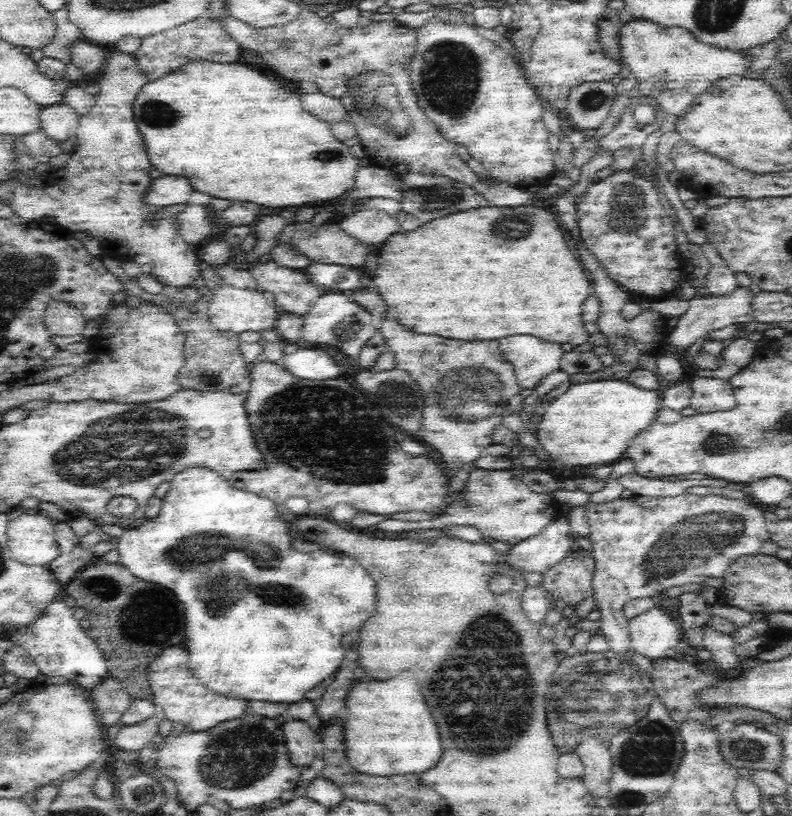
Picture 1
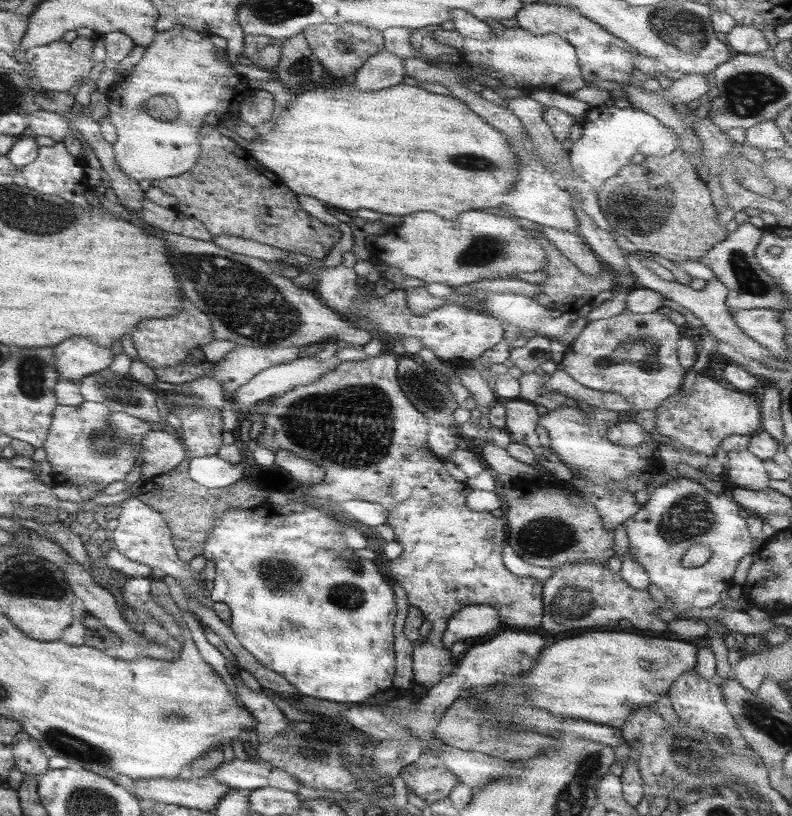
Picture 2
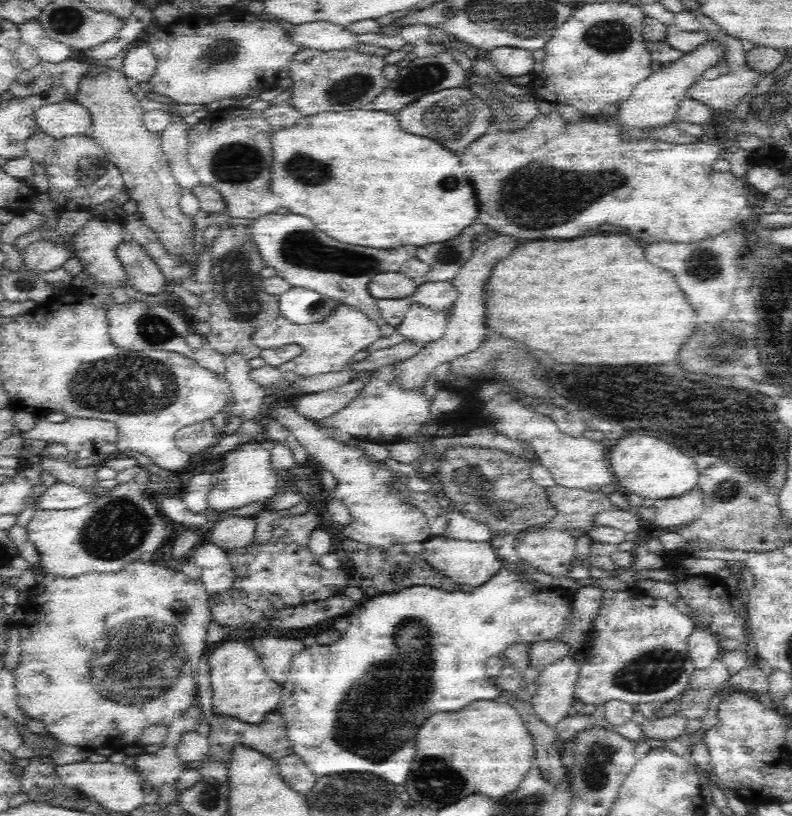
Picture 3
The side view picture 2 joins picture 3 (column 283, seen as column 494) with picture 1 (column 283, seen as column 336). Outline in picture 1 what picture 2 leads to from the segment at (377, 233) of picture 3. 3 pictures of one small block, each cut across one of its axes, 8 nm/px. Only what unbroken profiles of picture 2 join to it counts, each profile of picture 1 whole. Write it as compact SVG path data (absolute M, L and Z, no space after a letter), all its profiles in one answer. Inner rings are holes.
M199 61L178 68L178 70L172 70L164 78L144 84L140 94L136 96L136 102L134 102L132 109L138 131L146 143L146 154L150 163L163 174L186 177L194 190L210 194L214 198L224 198L224 200L233 202L236 200L238 202L254 202L254 204L268 206L268 208L286 208L286 206L304 206L304 204L314 204L314 202L326 202L326 200L338 198L338 196L352 190L356 170L361 167L361 161L358 161L358 158L350 151L350 147L334 137L331 125L324 120L319 120L300 106L300 97L286 92L284 88L274 84L274 80L268 80L266 76L263 76L260 71L239 62L219 64L213 61Z

